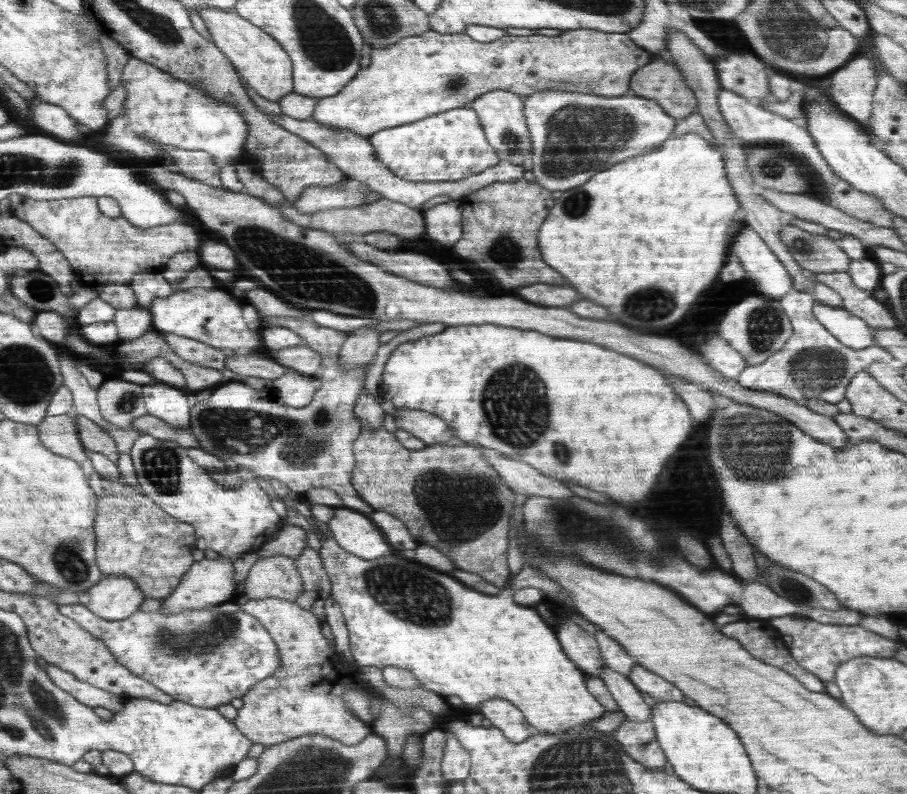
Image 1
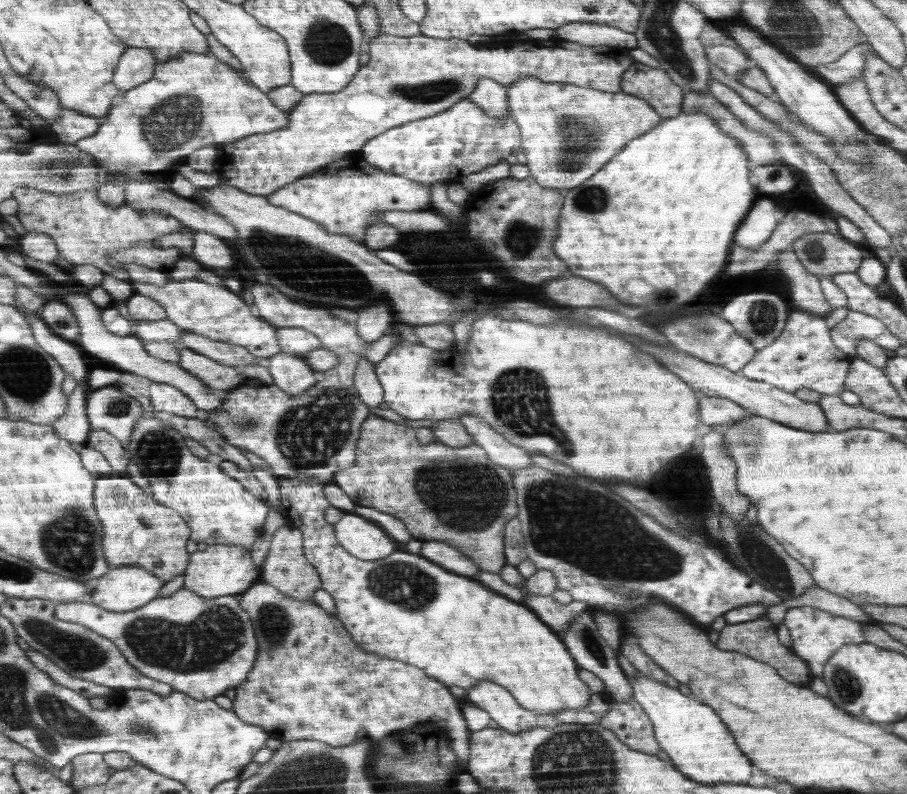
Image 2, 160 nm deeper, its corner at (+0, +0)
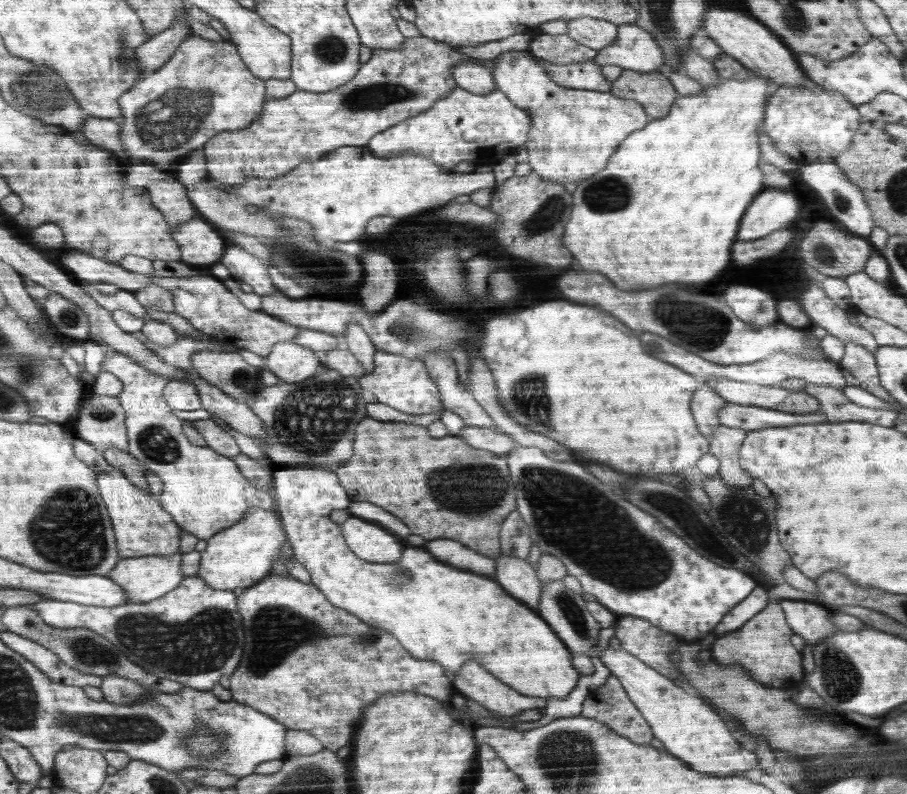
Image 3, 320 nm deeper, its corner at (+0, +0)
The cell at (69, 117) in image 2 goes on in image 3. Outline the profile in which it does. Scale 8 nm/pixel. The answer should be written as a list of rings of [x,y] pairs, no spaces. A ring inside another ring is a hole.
[[[87,116],[86,121],[82,123],[80,133],[90,143],[112,152],[119,160],[129,162],[129,165],[133,164],[123,151],[118,120]]]

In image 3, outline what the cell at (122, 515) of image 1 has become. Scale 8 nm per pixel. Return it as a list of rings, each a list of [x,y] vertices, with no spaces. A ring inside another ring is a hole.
[[[109,469],[107,472],[100,473],[99,490],[111,517],[120,558],[156,555],[169,557],[176,551],[180,551],[179,542],[183,530],[174,521],[172,515],[163,509],[158,496],[140,490],[140,487],[132,483],[118,469]]]

